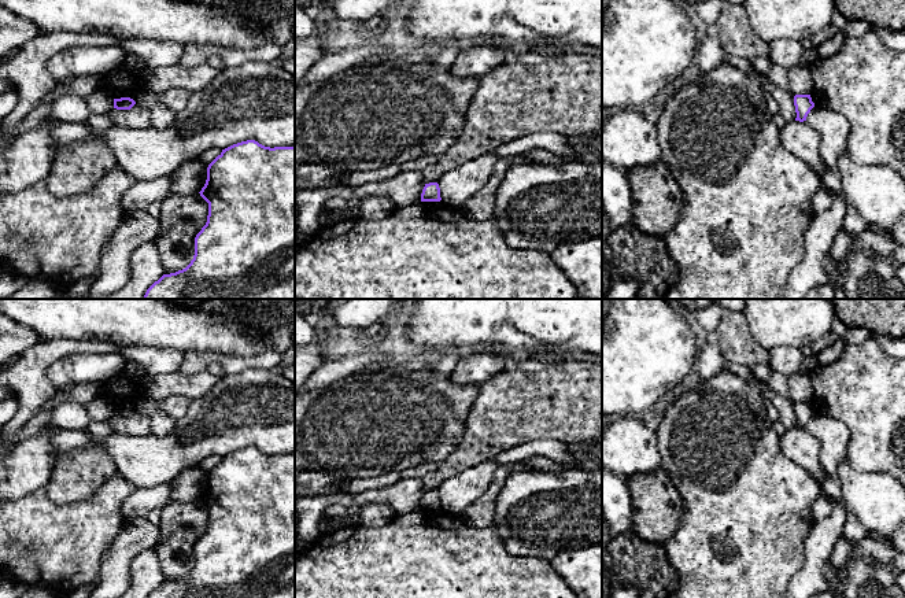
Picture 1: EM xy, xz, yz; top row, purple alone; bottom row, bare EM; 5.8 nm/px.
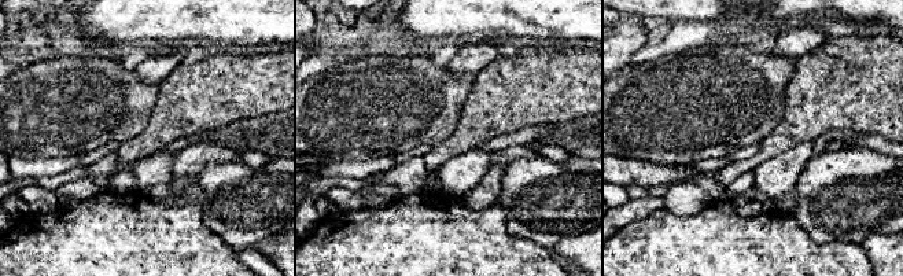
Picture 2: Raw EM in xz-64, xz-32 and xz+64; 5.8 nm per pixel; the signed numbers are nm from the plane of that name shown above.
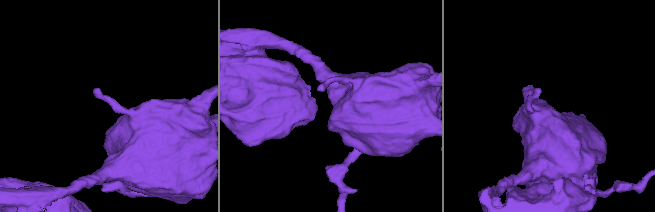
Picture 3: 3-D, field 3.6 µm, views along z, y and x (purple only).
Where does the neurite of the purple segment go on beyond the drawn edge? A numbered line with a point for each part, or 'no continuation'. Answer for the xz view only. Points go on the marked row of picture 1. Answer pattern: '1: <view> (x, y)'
no continuation

